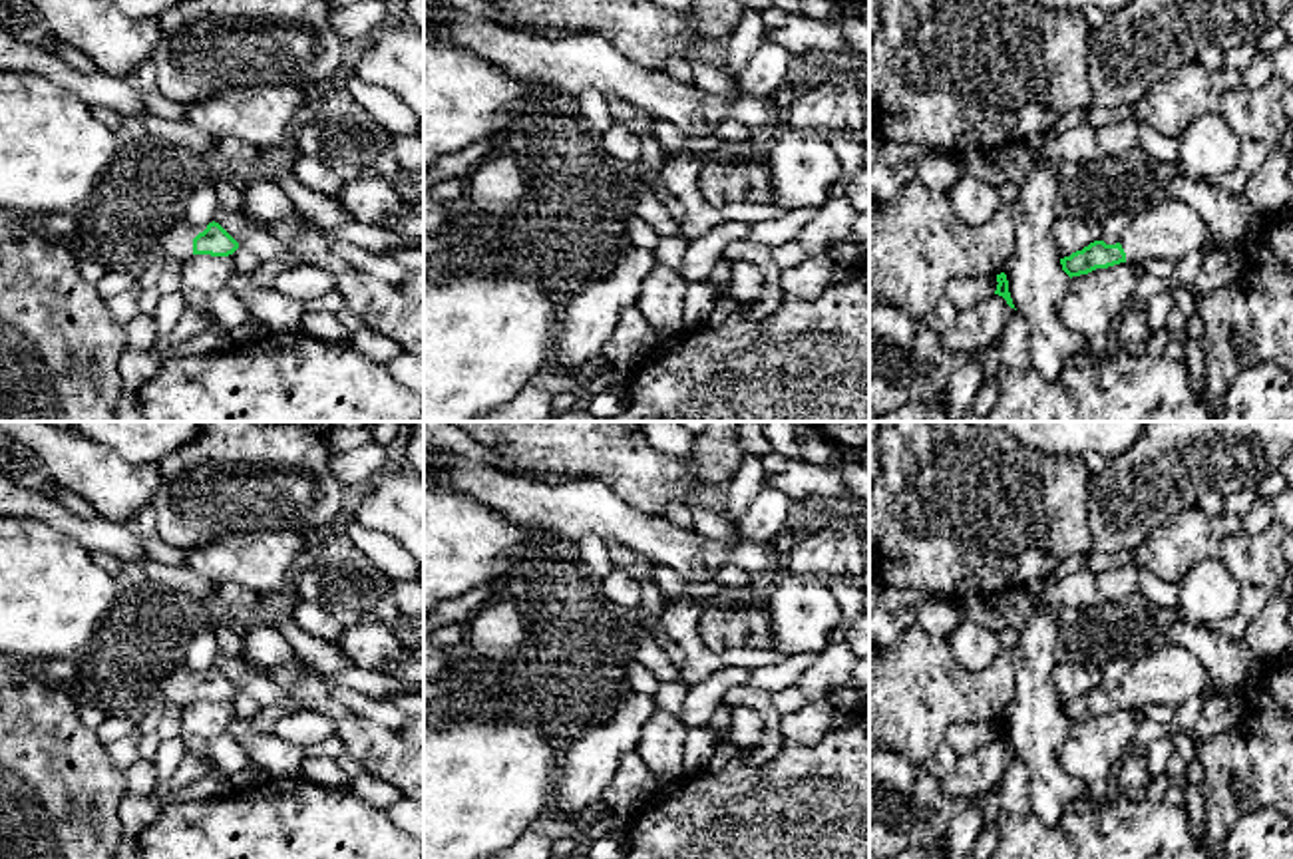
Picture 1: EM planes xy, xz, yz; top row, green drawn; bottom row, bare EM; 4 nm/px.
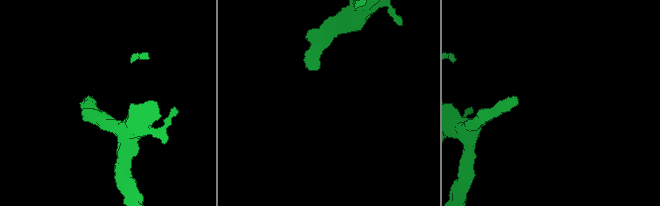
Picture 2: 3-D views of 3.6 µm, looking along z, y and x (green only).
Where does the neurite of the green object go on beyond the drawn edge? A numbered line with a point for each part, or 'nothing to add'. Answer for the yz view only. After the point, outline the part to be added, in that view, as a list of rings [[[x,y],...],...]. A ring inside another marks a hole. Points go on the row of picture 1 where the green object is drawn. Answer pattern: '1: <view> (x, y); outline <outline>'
1: yz (1166, 229); outline [[[1172,197],[1150,203],[1124,229],[1120,245],[1126,260],[1182,260],[1219,245],[1203,217],[1184,201]]]

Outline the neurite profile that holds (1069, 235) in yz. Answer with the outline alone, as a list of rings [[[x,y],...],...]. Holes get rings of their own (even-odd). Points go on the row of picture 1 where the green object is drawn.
[[[1058,217],[1050,229],[1052,245],[1060,258],[1082,251],[1094,241],[1100,241],[1102,225],[1088,219],[1062,219]]]

